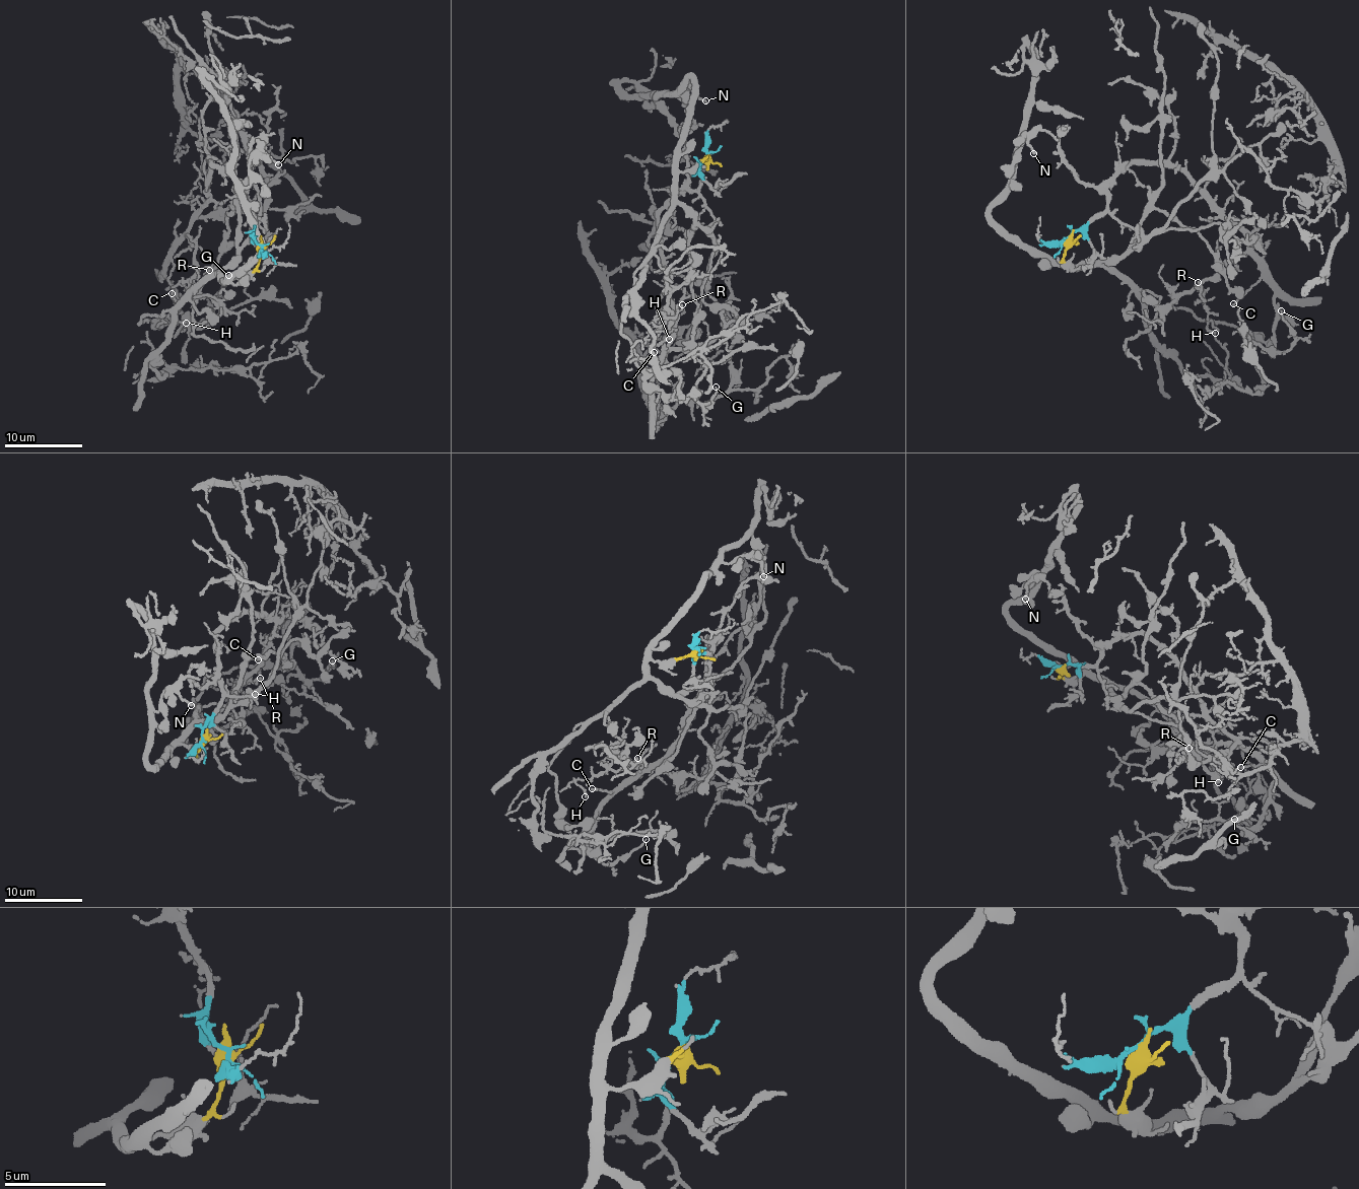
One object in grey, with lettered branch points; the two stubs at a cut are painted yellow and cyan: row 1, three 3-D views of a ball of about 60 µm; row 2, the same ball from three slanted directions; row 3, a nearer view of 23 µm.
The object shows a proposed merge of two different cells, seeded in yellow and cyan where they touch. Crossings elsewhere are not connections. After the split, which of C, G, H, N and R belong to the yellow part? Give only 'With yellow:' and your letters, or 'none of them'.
With yellow: N

